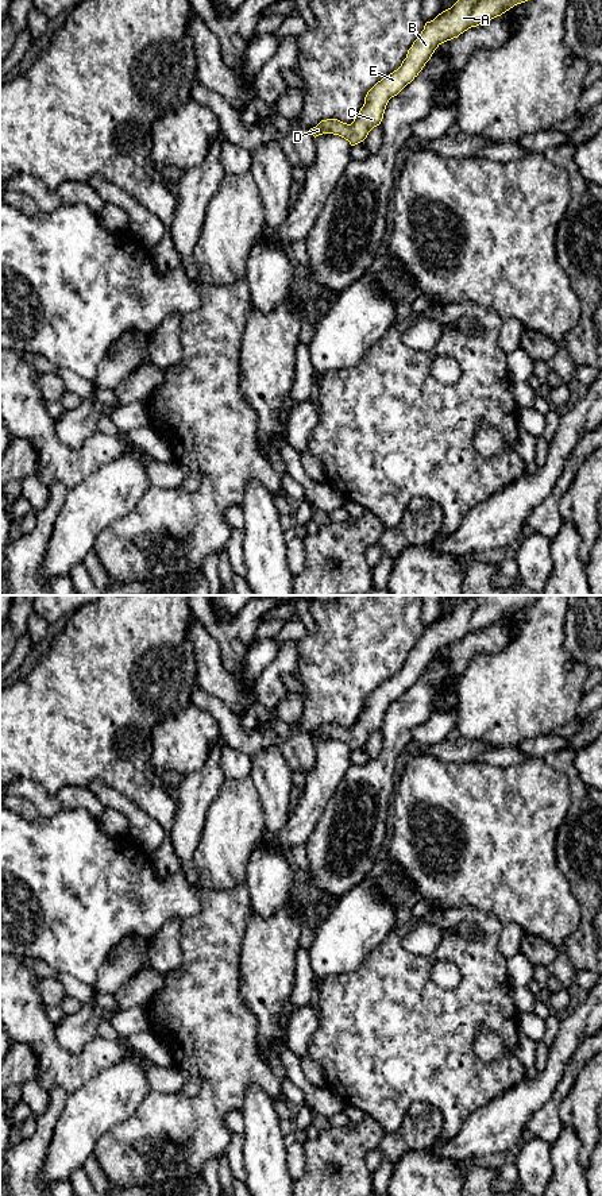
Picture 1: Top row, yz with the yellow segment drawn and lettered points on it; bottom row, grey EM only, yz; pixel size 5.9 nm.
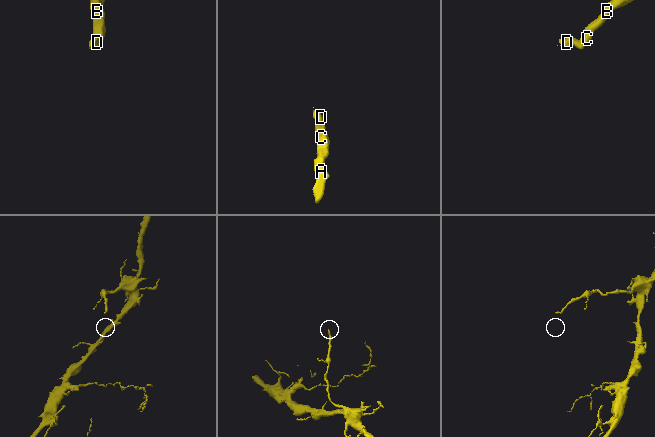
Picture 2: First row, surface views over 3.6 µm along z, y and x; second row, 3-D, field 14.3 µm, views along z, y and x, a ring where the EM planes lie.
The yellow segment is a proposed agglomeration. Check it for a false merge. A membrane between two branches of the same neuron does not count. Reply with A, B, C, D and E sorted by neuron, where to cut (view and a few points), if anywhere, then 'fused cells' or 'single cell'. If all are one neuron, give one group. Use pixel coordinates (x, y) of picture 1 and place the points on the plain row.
groups A B C D E; cut none; single cell

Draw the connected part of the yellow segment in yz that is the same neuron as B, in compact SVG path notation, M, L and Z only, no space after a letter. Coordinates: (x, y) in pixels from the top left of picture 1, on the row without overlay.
M536 595L463 597L451 613L425 628L401 671L367 697L364 709L351 729L327 724L310 733L310 738L314 742L323 738L339 740L351 751L363 746L368 737L381 729L389 705L418 680L441 648L458 643L471 632L501 621L514 610L530 605L535 598Z

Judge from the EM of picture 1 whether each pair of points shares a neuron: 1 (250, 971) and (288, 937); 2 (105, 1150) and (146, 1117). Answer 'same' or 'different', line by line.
1: same
2: same

